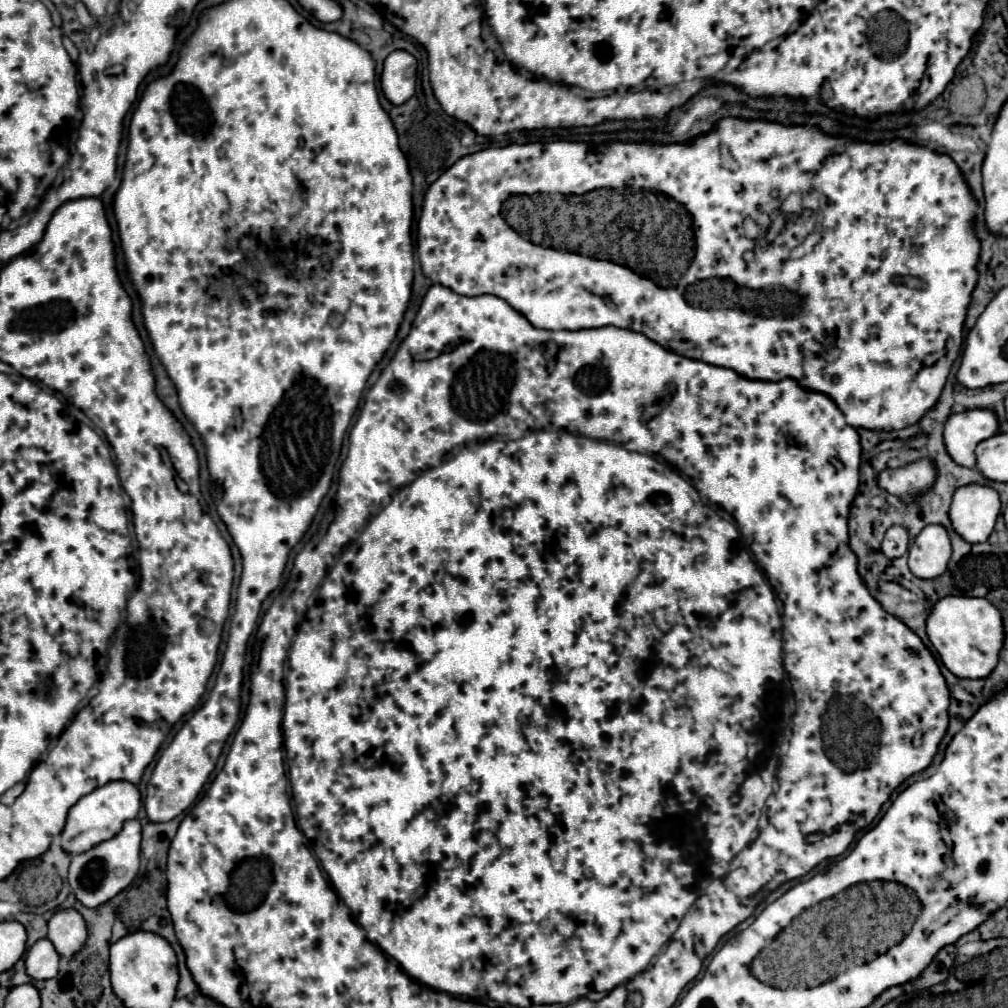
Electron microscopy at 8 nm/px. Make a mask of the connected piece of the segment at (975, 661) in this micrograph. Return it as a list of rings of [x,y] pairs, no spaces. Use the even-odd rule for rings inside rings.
[[[943,597],[927,617],[927,637],[939,653],[941,663],[953,675],[961,679],[983,679],[995,669],[1003,645],[1001,613],[987,599]]]

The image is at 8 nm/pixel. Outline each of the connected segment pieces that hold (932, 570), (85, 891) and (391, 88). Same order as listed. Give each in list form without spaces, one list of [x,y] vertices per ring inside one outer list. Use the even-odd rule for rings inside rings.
[[[927,525],[909,549],[909,567],[921,579],[933,579],[947,569],[951,539],[943,525]]]
[[[129,819],[115,837],[91,847],[89,851],[73,855],[69,865],[69,887],[77,895],[77,899],[85,907],[99,907],[113,899],[119,891],[123,891],[139,871],[139,845],[141,823],[139,819]]]
[[[393,51],[383,65],[381,89],[393,105],[405,103],[415,93],[417,61],[407,51]]]

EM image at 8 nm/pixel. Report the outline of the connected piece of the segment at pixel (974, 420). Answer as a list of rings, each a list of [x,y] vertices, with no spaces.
[[[969,409],[955,413],[945,423],[945,447],[955,463],[975,467],[975,447],[999,433],[997,415],[991,409]]]

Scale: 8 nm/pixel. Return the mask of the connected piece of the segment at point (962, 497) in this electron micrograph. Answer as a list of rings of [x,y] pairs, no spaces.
[[[969,483],[953,495],[951,523],[953,529],[969,543],[983,543],[997,521],[1001,511],[999,493],[989,485]]]

